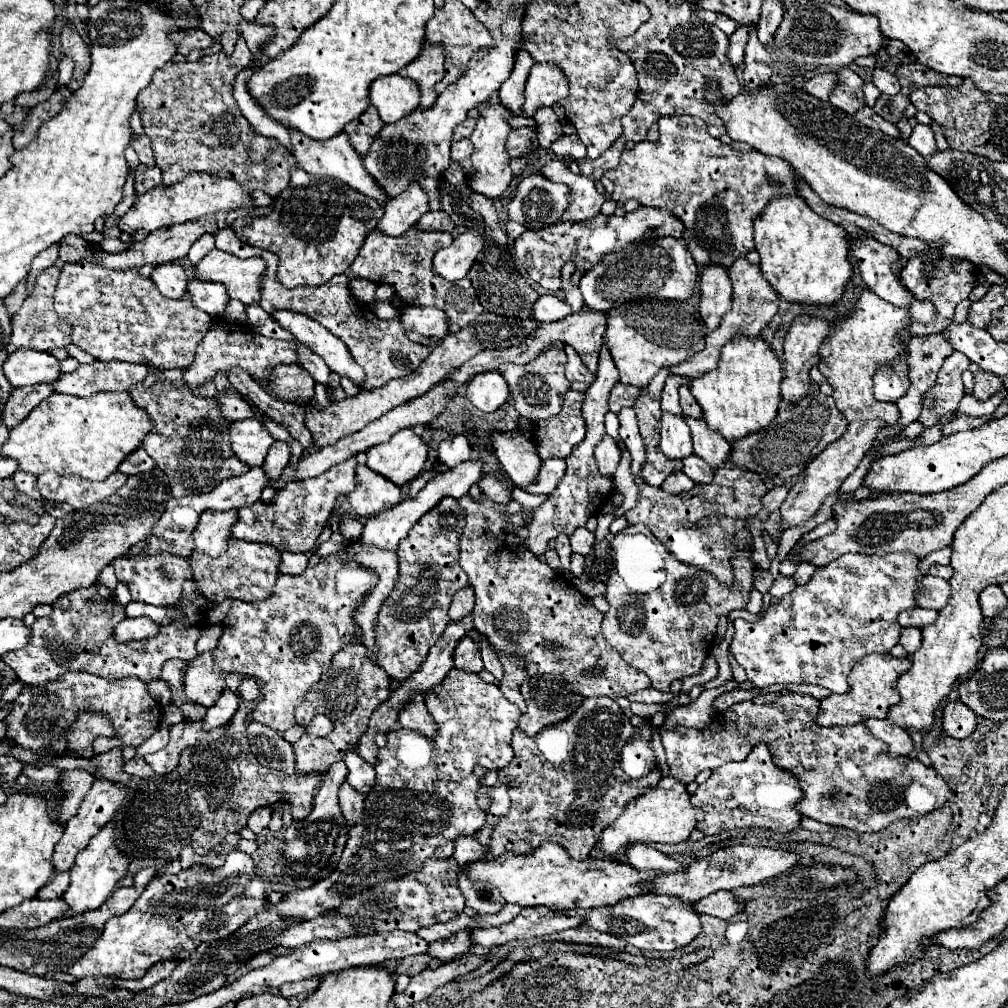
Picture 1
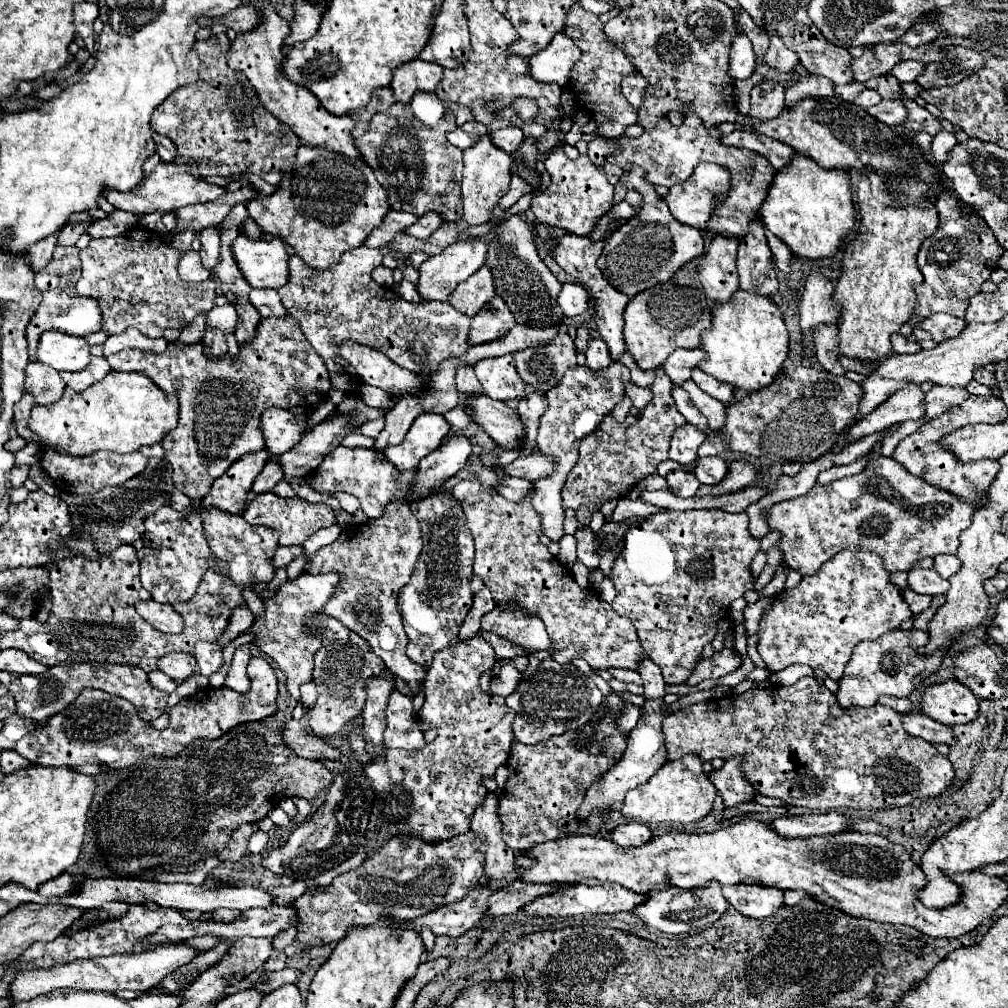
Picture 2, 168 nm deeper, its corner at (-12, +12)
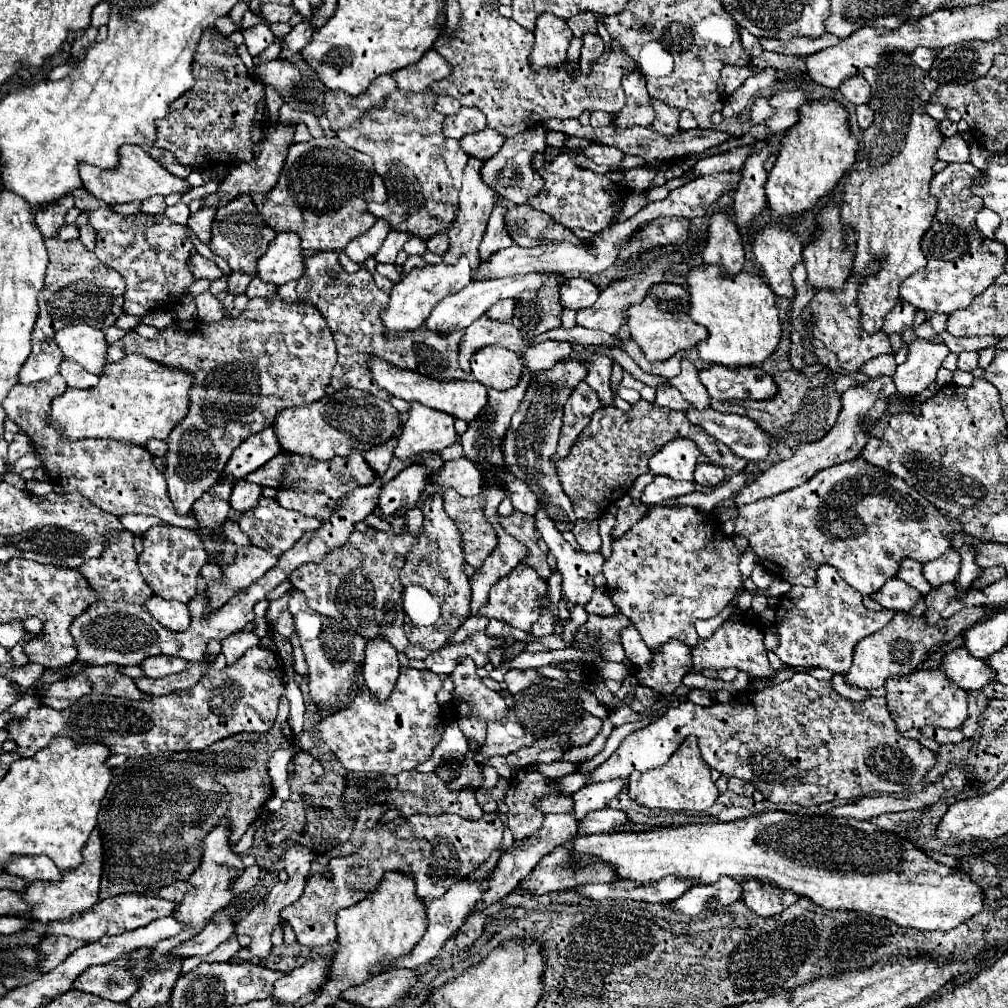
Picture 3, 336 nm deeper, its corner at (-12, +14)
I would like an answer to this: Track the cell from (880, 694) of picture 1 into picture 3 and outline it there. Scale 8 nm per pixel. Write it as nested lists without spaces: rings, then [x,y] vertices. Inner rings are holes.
[[[992,606],[962,608],[960,618],[952,616],[950,624],[946,620],[942,620],[940,624],[934,624],[934,626],[930,626],[924,616],[912,616],[908,612],[896,612],[896,618],[892,618],[882,630],[878,630],[876,634],[870,634],[868,638],[862,638],[856,644],[852,668],[844,674],[844,678],[846,678],[848,684],[864,688],[864,690],[868,690],[868,688],[880,688],[880,686],[884,686],[886,678],[908,674],[908,672],[916,670],[928,658],[928,654],[932,652],[932,648],[938,642],[942,642],[942,636],[944,636],[944,642],[946,642],[950,628],[954,628],[954,634],[958,636],[958,632],[962,634],[968,628],[966,620],[970,620],[970,626],[972,626],[972,620],[978,622],[978,620],[982,620],[990,612],[992,612]]]

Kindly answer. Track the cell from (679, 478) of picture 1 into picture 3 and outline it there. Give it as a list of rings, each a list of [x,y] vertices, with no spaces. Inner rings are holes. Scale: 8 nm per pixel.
[[[656,476],[642,492],[640,496],[640,502],[644,504],[658,504],[666,498],[672,498],[672,496],[682,496],[682,494],[690,494],[694,492],[694,482],[678,482],[678,480],[672,480],[672,478],[662,478],[662,476]]]

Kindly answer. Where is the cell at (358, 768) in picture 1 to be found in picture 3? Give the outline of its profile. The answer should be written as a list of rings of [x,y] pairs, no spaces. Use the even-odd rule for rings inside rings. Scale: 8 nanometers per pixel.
[[[376,636],[366,642],[364,648],[364,682],[366,688],[372,692],[372,696],[380,702],[388,698],[392,692],[396,678],[398,678],[400,662],[396,656],[396,650],[392,650],[392,644],[384,636]]]

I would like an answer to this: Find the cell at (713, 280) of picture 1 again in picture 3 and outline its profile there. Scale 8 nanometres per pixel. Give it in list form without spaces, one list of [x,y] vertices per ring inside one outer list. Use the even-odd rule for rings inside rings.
[[[716,210],[710,218],[708,244],[702,258],[704,264],[722,264],[732,276],[744,268],[746,260],[740,230],[724,210]]]

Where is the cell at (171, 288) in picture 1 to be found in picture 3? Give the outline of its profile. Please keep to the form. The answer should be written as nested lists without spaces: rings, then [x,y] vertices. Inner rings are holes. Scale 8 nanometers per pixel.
[[[194,254],[188,262],[188,268],[192,272],[194,278],[206,278],[206,280],[218,280],[222,278],[222,270],[216,266],[216,262],[200,256],[200,254]]]

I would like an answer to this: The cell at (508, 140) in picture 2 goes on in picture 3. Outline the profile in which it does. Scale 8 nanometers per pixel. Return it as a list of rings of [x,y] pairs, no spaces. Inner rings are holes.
[[[480,130],[480,132],[472,132],[472,134],[466,134],[462,140],[460,140],[460,148],[472,156],[472,158],[478,158],[478,160],[486,160],[486,158],[492,158],[492,154],[496,154],[500,150],[500,146],[504,144],[506,138],[500,138],[500,134],[496,134],[494,130]]]

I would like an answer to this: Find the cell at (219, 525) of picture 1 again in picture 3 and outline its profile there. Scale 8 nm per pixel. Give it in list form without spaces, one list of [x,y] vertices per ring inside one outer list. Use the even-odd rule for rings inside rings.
[[[268,426],[260,434],[252,434],[252,438],[244,440],[232,452],[232,458],[228,460],[224,474],[232,474],[236,480],[242,480],[244,474],[258,470],[260,466],[264,466],[268,460],[272,460],[280,452],[282,452],[282,446],[276,438],[274,426]]]

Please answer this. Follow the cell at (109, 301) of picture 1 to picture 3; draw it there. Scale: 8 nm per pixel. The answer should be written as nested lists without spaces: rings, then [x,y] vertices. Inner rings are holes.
[[[82,188],[74,190],[74,206],[88,214],[88,224],[96,230],[96,256],[126,280],[126,314],[144,316],[152,310],[172,307],[188,294],[194,280],[188,270],[190,250],[194,248],[188,236],[188,226],[170,222],[164,212],[162,218],[160,214],[150,216],[142,212],[132,216],[116,214],[110,204],[100,202]]]

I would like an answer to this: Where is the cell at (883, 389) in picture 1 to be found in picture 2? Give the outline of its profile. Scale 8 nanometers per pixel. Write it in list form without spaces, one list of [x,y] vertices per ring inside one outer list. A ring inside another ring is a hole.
[[[902,334],[892,336],[892,352],[894,354],[918,354],[922,348],[918,342],[910,342]]]

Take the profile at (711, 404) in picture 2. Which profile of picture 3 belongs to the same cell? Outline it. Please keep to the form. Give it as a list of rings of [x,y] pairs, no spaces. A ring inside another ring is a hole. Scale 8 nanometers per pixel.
[[[686,358],[682,360],[682,372],[678,376],[670,378],[668,382],[676,390],[680,390],[684,400],[694,404],[694,408],[698,408],[698,410],[706,410],[708,408],[710,394],[708,394],[708,390],[704,388],[704,384],[698,378],[698,368],[692,362],[688,362]]]

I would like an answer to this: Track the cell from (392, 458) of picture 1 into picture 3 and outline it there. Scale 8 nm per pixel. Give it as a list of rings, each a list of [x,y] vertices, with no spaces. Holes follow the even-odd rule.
[[[412,402],[410,418],[406,420],[394,456],[400,460],[410,460],[422,452],[440,452],[458,440],[454,430],[454,418]]]

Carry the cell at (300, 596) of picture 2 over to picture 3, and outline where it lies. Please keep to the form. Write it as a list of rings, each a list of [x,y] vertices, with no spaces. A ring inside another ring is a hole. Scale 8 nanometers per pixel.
[[[288,592],[282,598],[270,602],[266,610],[266,620],[272,630],[280,632],[284,638],[290,638],[294,634],[294,620],[292,614],[288,614],[286,606],[288,606]]]

